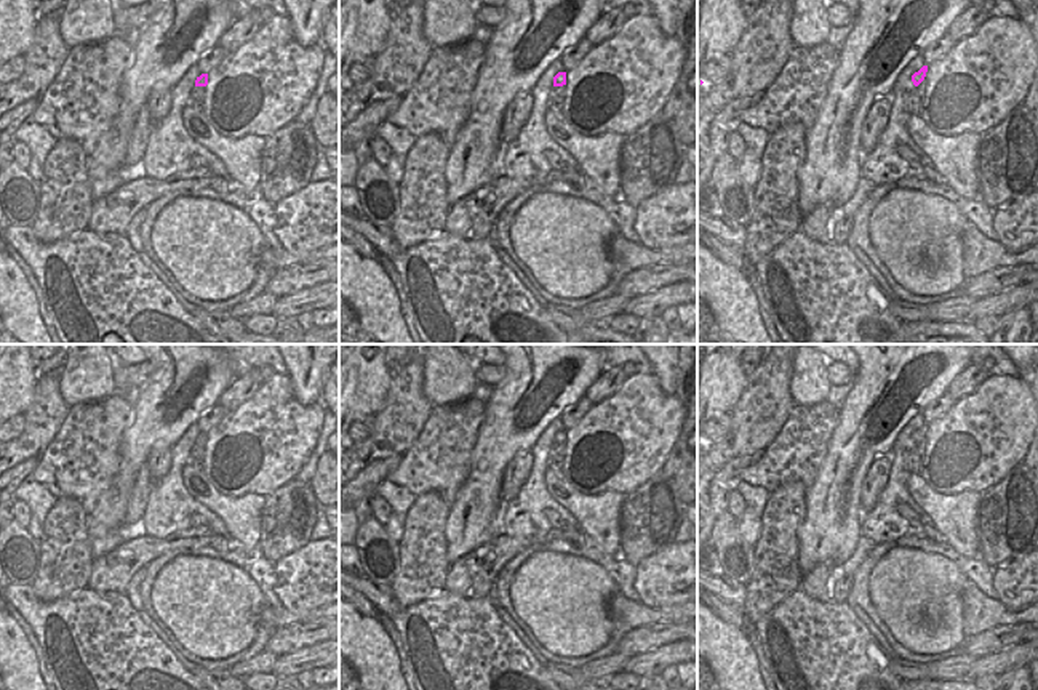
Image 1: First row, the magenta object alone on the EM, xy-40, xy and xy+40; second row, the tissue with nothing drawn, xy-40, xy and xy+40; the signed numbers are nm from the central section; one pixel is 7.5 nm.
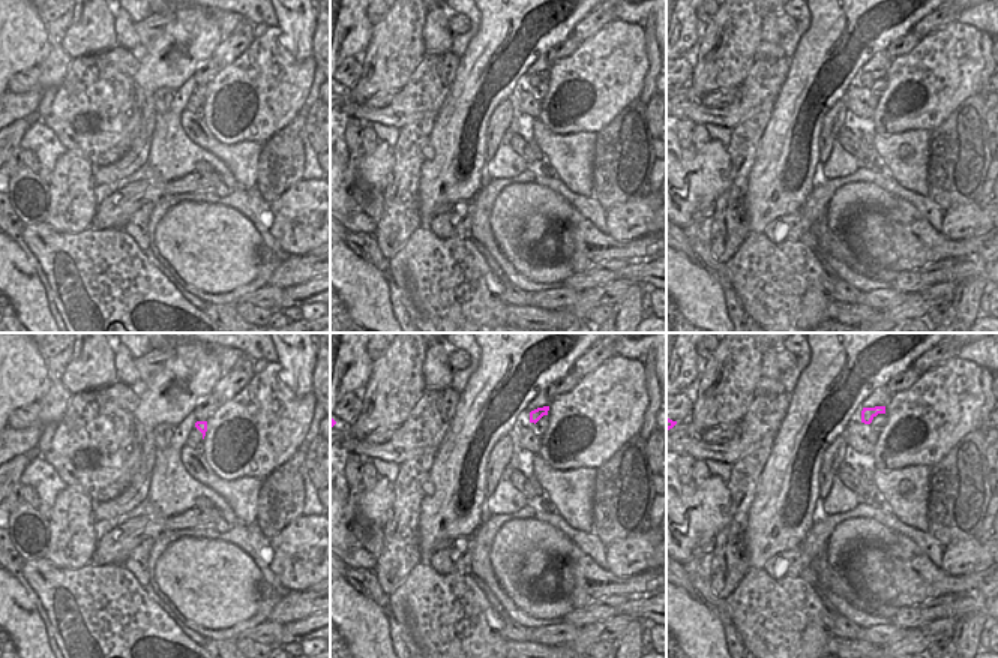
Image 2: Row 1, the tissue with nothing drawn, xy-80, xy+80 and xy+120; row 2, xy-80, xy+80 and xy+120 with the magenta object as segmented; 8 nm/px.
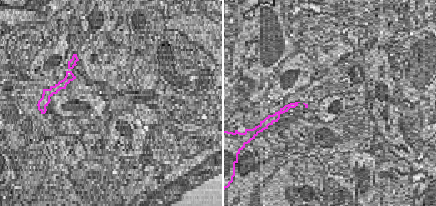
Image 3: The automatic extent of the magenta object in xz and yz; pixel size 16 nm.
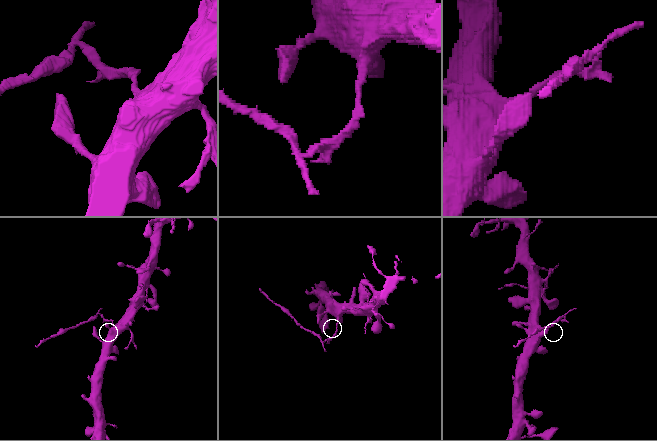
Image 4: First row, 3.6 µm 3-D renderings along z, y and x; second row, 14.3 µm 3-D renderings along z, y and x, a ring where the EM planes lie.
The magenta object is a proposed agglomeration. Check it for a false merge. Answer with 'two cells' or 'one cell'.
two cells

